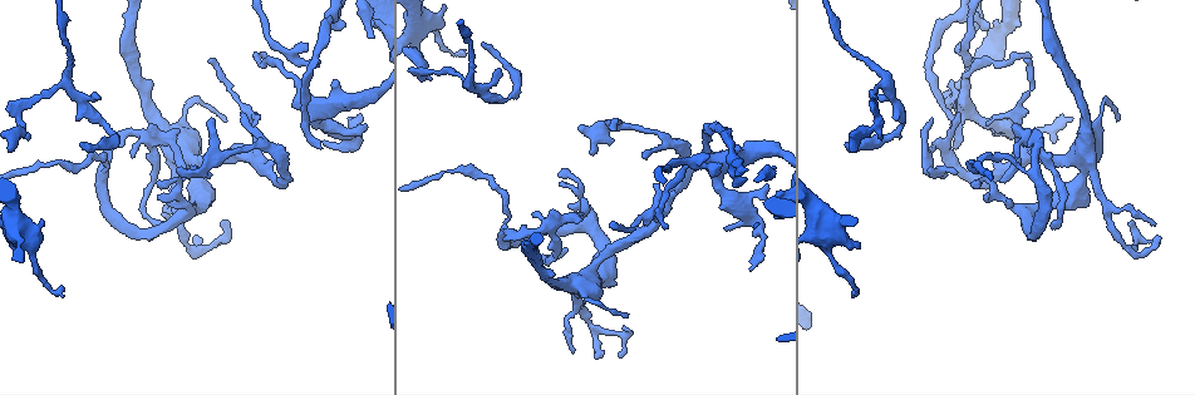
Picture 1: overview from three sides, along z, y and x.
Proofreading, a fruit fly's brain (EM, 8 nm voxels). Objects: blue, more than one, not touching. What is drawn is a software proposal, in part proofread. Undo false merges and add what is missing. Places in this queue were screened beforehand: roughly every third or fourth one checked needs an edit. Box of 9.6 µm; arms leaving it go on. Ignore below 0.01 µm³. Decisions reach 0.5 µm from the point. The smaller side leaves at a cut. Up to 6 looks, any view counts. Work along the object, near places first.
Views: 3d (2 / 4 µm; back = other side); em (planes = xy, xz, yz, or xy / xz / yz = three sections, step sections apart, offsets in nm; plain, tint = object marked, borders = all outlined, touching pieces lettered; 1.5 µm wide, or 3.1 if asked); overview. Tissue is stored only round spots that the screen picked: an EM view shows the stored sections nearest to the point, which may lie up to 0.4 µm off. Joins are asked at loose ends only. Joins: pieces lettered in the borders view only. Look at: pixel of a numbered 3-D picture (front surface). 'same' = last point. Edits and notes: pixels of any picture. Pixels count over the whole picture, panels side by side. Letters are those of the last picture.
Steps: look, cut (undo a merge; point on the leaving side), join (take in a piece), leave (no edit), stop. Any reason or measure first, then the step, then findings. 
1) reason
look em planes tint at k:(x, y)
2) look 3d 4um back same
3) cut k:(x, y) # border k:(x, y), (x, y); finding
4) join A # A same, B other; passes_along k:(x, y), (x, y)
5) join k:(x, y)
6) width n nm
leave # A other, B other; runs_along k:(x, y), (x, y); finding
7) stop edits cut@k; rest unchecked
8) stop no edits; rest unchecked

branch stops here
look 3d 4um at 1:(223, 121)

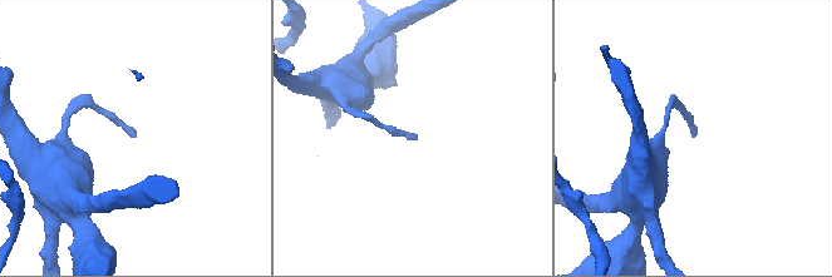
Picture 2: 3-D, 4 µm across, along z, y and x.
look em planes borders at 2:(415, 135)

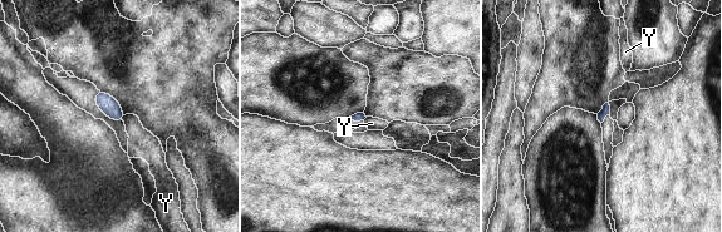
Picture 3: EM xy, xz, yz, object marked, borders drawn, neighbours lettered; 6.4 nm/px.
leave # Y other; none of them fits

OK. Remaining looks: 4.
a fork
look 3d 4um at 1:(193, 251)

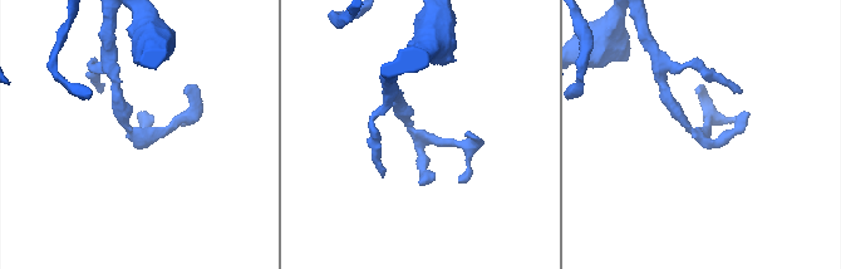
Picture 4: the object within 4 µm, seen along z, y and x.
need the tissue
look em planes borders at 4:(417, 136)

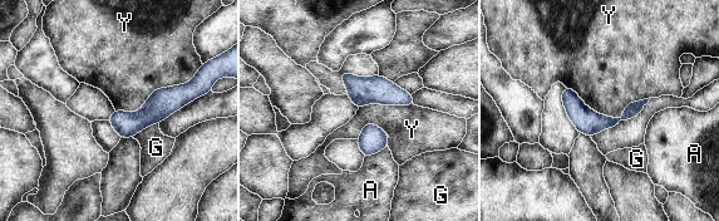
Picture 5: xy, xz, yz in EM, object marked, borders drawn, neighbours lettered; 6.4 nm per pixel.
leave # A other, G other, Y other; border 5:(565, 86), (616, 118), (650, 98); all the same cell

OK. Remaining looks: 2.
thin end
look 3d 4um back at 1:(985, 124)

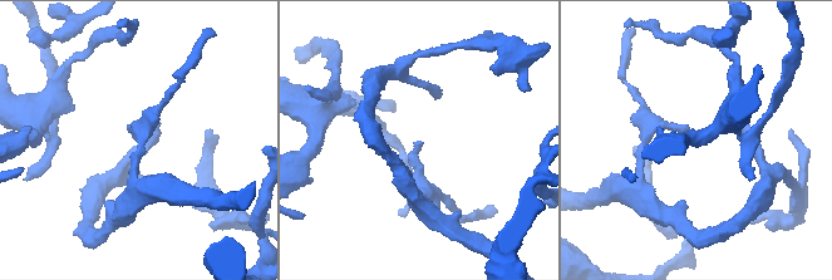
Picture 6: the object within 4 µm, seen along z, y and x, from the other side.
look em planes borders at 6:(418, 141)

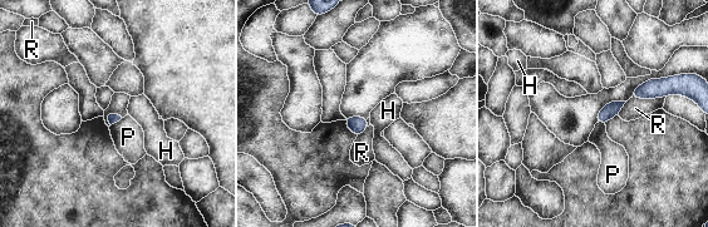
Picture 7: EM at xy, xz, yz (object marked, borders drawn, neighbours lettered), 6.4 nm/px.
leave # H other, P other, R other; border 7:(122, 118), (111, 126); no lettered piece goes on from it

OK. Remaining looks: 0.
stop no edits; rest unchecked

